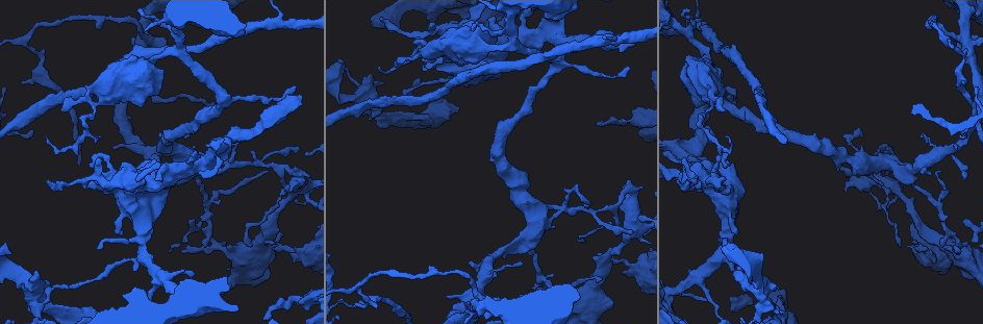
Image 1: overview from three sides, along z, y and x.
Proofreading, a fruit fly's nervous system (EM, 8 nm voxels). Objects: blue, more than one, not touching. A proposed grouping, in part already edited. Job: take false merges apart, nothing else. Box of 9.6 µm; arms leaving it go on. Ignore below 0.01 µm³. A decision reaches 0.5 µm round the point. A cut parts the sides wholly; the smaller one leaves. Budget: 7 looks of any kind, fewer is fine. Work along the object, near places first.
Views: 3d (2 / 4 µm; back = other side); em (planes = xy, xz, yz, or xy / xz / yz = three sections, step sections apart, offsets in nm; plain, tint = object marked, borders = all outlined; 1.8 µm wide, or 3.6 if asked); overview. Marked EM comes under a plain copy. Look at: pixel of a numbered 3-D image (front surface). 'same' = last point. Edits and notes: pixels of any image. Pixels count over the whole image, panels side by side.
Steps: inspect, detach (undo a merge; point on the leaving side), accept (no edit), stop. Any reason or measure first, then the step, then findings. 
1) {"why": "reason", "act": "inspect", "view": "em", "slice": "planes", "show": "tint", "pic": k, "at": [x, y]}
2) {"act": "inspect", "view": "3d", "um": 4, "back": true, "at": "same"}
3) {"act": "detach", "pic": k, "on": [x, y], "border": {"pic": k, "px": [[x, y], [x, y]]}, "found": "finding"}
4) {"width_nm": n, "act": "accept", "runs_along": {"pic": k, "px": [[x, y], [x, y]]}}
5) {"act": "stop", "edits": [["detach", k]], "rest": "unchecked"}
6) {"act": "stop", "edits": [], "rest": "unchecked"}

{"why": "abrupt turn", "act": "inspect", "view": "em", "slice": "xz", "step": 8, "show": "tint", "pic": 1, "at": [700, 119]}

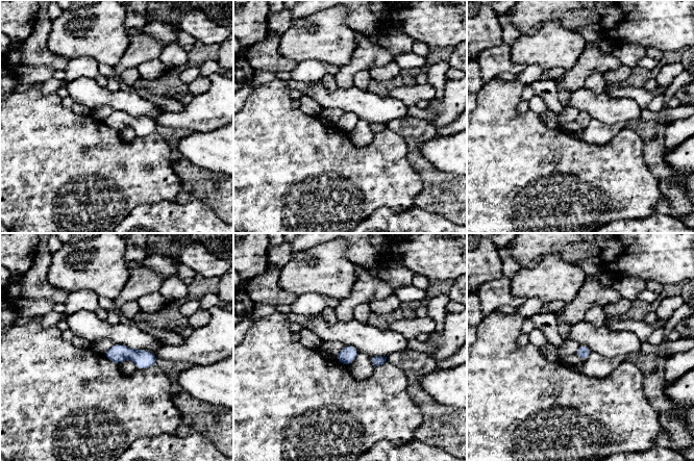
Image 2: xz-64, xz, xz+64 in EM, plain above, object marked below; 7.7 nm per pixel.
{"why": "cut it another way", "act": "inspect", "view": "em", "slice": "planes", "show": "tint", "at": "same"}

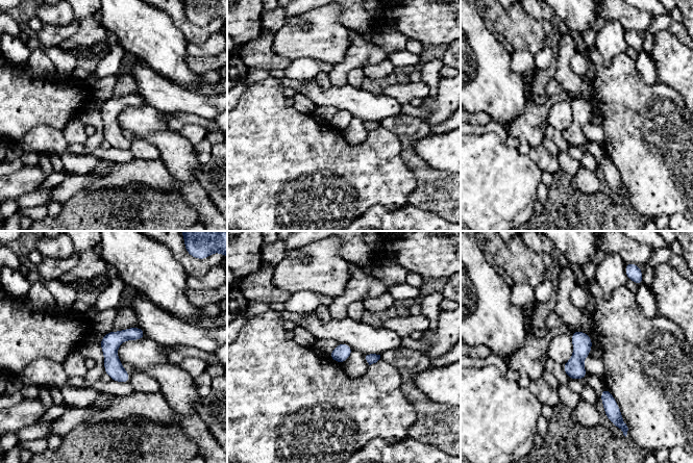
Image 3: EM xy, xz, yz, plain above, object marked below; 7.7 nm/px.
{"act": "accept", "runs_along": {"pic": 3, "px": [[137, 329], [113, 345], [125, 380]]}, "found": "all the same neuron"}

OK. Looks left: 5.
{"why": "four arms meet", "act": "inspect", "view": "em", "slice": "planes", "show": "tint", "pic": 1, "at": [528, 240]}

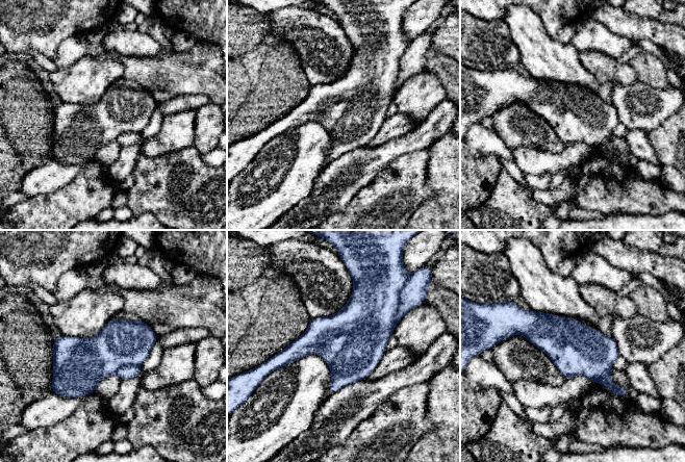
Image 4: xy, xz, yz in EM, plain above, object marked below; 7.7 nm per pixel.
{"act": "detach", "pic": 4, "on": [130, 371], "border": {"pic": 4, "px": [[138, 365], [124, 365], [116, 373]]}, "found": "a second neuron is stuck on"}

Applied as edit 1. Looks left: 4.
{"why": "see it whole again", "act": "inspect", "view": "overview"}

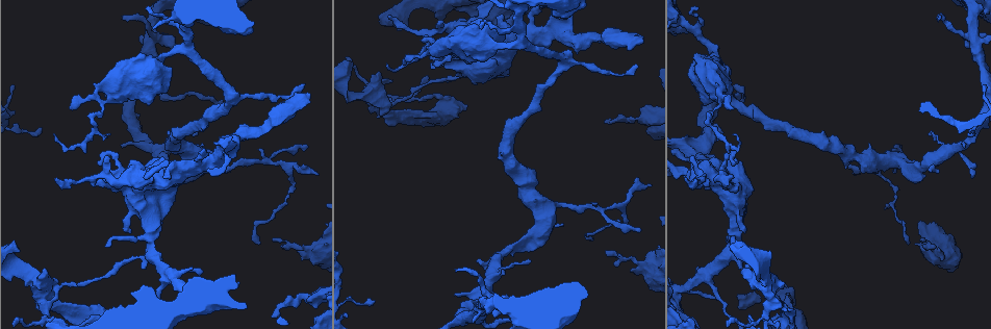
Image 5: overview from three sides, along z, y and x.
{"act": "inspect", "view": "3d", "um": 2, "pic": 5, "at": [481, 303]}

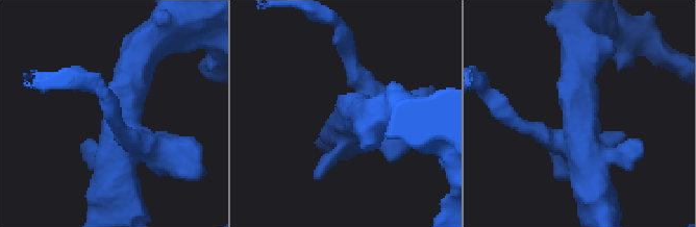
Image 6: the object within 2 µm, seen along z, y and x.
{"act": "inspect", "view": "em", "slice": "planes", "show": "tint", "pic": 6, "at": [579, 142]}

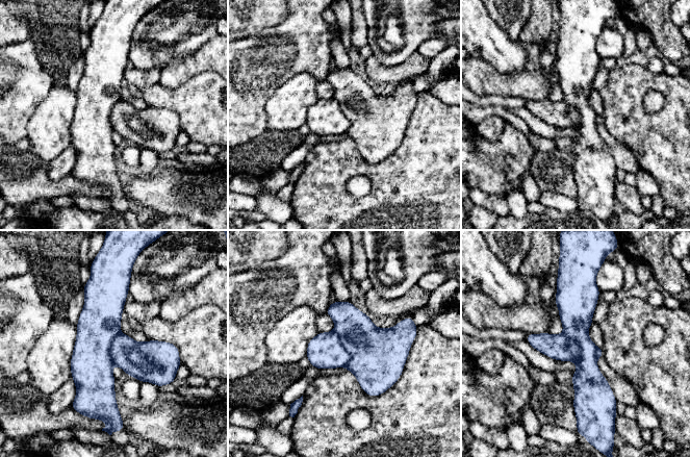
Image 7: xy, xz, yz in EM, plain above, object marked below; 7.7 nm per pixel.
{"act": "accept", "runs_along": {"pic": 7, "px": [[572, 284], [583, 409]]}, "found": "one neuron here"}

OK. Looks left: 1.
{"act": "stop", "edits": [["detach", 4]], "rest": "unchecked"}

